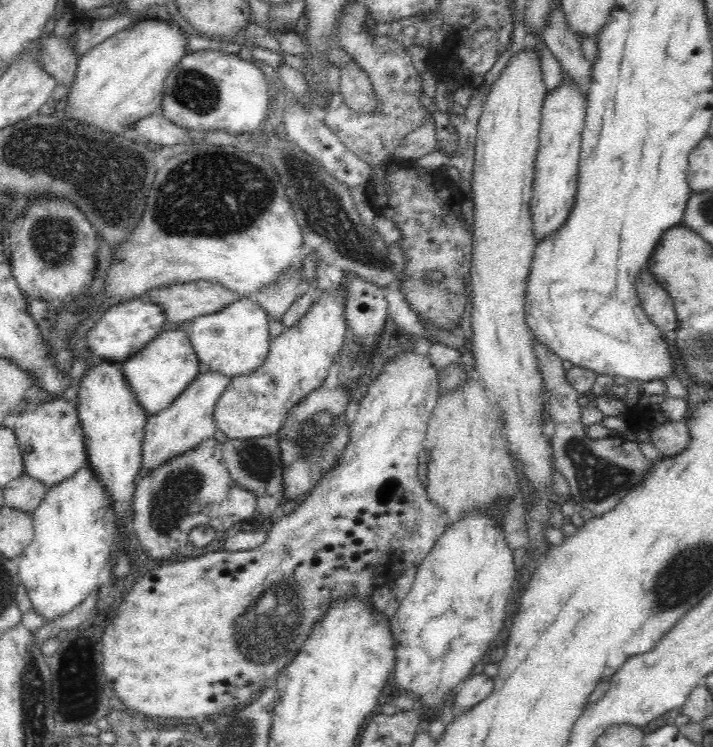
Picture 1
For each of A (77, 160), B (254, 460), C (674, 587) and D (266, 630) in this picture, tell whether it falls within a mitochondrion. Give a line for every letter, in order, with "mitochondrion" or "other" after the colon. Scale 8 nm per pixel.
A: mitochondrion
B: mitochondrion
C: mitochondrion
D: mitochondrion

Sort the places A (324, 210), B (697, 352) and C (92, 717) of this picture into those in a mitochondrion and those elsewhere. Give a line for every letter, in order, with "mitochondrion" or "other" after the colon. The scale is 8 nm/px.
A: mitochondrion
B: mitochondrion
C: other

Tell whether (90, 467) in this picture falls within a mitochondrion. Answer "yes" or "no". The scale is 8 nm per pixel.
no

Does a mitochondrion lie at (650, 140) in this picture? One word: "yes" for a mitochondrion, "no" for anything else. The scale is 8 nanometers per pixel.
no

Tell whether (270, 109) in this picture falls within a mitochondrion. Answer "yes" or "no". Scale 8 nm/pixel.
no

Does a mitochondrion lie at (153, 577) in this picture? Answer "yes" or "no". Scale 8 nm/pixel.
no

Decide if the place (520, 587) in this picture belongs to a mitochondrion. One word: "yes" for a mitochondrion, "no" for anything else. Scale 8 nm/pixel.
no

